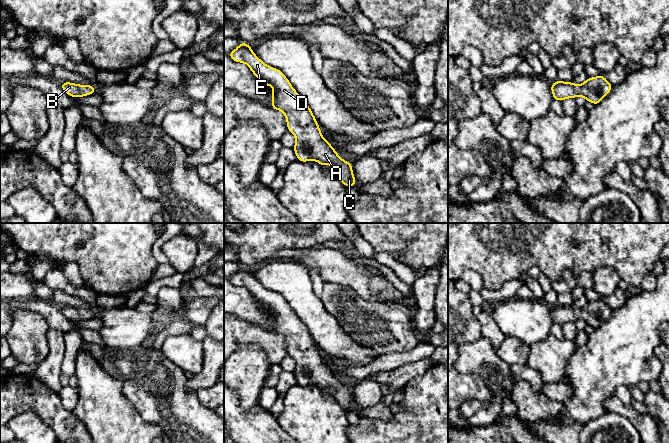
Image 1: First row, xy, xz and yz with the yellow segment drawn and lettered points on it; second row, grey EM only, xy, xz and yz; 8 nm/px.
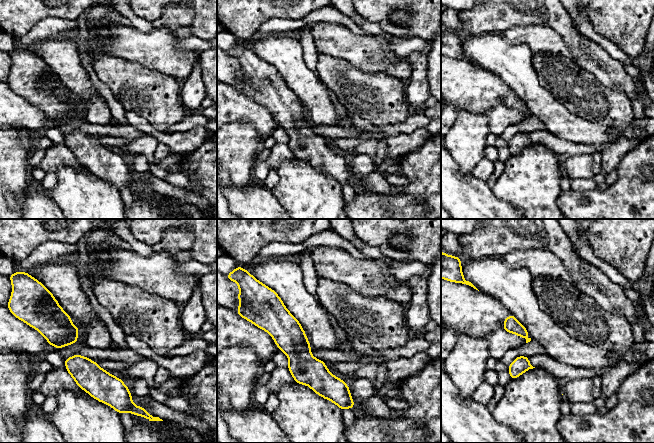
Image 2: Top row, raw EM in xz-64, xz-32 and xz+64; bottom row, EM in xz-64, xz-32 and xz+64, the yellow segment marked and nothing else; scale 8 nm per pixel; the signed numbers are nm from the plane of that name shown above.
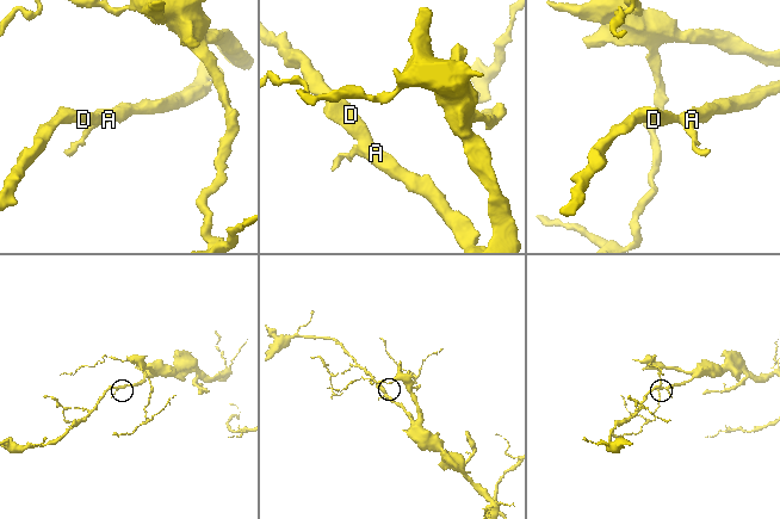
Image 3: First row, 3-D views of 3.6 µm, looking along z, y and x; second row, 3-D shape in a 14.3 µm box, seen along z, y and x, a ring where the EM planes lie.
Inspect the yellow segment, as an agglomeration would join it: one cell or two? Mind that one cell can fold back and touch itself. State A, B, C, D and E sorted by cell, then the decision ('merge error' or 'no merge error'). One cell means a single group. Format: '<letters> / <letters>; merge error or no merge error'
A B C D E; no merge error

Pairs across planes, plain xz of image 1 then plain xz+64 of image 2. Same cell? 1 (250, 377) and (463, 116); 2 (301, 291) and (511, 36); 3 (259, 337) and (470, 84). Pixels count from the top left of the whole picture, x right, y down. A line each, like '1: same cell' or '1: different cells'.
1: same cell
2: different cells
3: different cells

